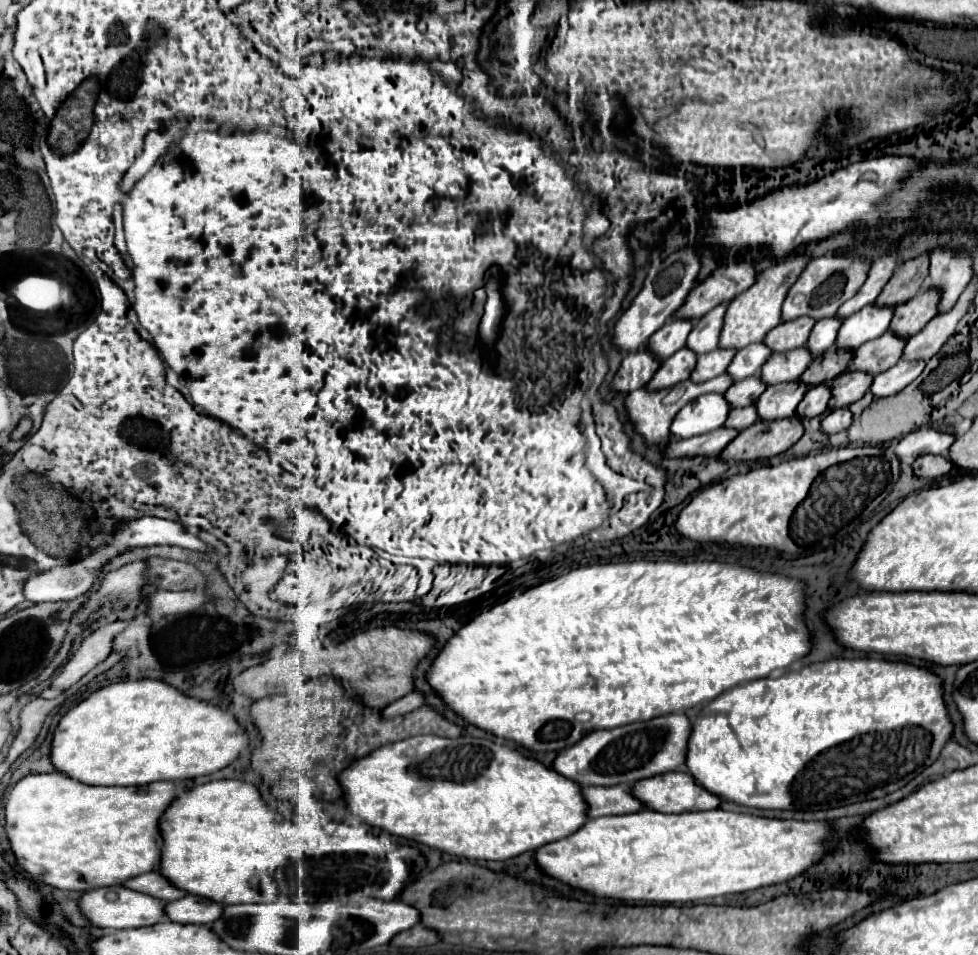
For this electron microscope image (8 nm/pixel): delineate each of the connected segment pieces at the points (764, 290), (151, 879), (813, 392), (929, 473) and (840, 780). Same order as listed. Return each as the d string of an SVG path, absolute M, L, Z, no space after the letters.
M797 254L791 258L783 258L777 264L763 270L757 276L757 282L749 290L745 290L737 298L733 298L733 302L729 304L729 308L725 312L725 324L723 324L719 346L741 350L747 344L761 342L771 328L781 324L781 306L787 298L787 292L793 286L793 282L797 282L797 278L801 276L801 272L805 270L807 264L809 264L809 256Z
M147 872L147 874L135 876L135 878L127 880L125 886L131 888L131 890L137 890L137 892L143 892L143 894L149 894L149 896L155 896L155 898L161 898L163 902L173 902L173 900L179 900L179 898L187 896L187 892L175 892L179 888L173 886L159 872Z
M817 384L811 386L805 394L805 398L801 400L801 404L797 406L797 416L801 418L813 418L821 412L827 410L827 404L831 400L831 390L829 384Z
M925 454L921 458L915 460L913 464L913 470L917 476L923 476L923 478L937 478L937 476L943 476L947 474L949 470L953 468L953 462L939 456L939 454Z
M837 658L829 662L809 664L799 672L787 672L779 678L763 678L733 690L727 690L701 712L697 722L693 724L693 734L689 738L689 754L687 754L687 768L697 778L701 786L709 792L729 798L737 804L753 806L753 808L781 808L781 810L825 810L835 806L847 806L861 800L881 798L903 788L911 778L919 776L925 768L929 768L939 756L945 744L953 736L953 720L945 708L943 700L945 688L943 678L929 668L915 666L909 662L889 662L889 660L875 660L875 658Z

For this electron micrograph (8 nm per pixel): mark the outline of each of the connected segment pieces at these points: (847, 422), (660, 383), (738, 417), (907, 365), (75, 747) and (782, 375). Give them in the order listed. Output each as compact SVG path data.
M837 408L837 410L833 410L833 412L829 412L825 416L825 420L821 422L821 430L825 434L841 432L841 430L851 426L851 420L853 420L853 414L851 414L849 408Z
M687 346L683 350L677 350L673 356L663 360L655 376L649 380L649 388L651 390L671 388L681 380L687 380L695 364L697 364L697 354L693 354L693 350L689 350Z
M747 406L747 408L733 408L733 410L729 412L729 418L727 418L725 426L743 430L743 428L751 426L755 420L757 420L757 410L753 410L753 406Z
M899 360L893 368L885 370L885 374L877 374L873 384L871 384L871 392L877 398L885 398L887 394L897 394L899 390L903 390L907 384L911 384L925 368L925 360L917 360L917 362L909 362L909 360Z
M141 678L109 684L71 708L53 734L51 762L59 772L83 784L141 786L157 780L185 780L213 774L235 762L247 744L249 736L231 712L205 700L191 698L161 680Z
M801 346L801 350L787 350L787 354L771 354L761 368L761 380L769 382L769 386L797 380L807 370L811 360L813 356L809 354L807 346Z

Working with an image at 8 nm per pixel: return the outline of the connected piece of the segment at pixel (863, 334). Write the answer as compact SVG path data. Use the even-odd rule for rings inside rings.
M873 302L873 304L865 306L865 310L851 314L839 330L837 346L855 350L863 342L881 336L885 330L889 330L893 312L895 312L893 306L879 306Z

